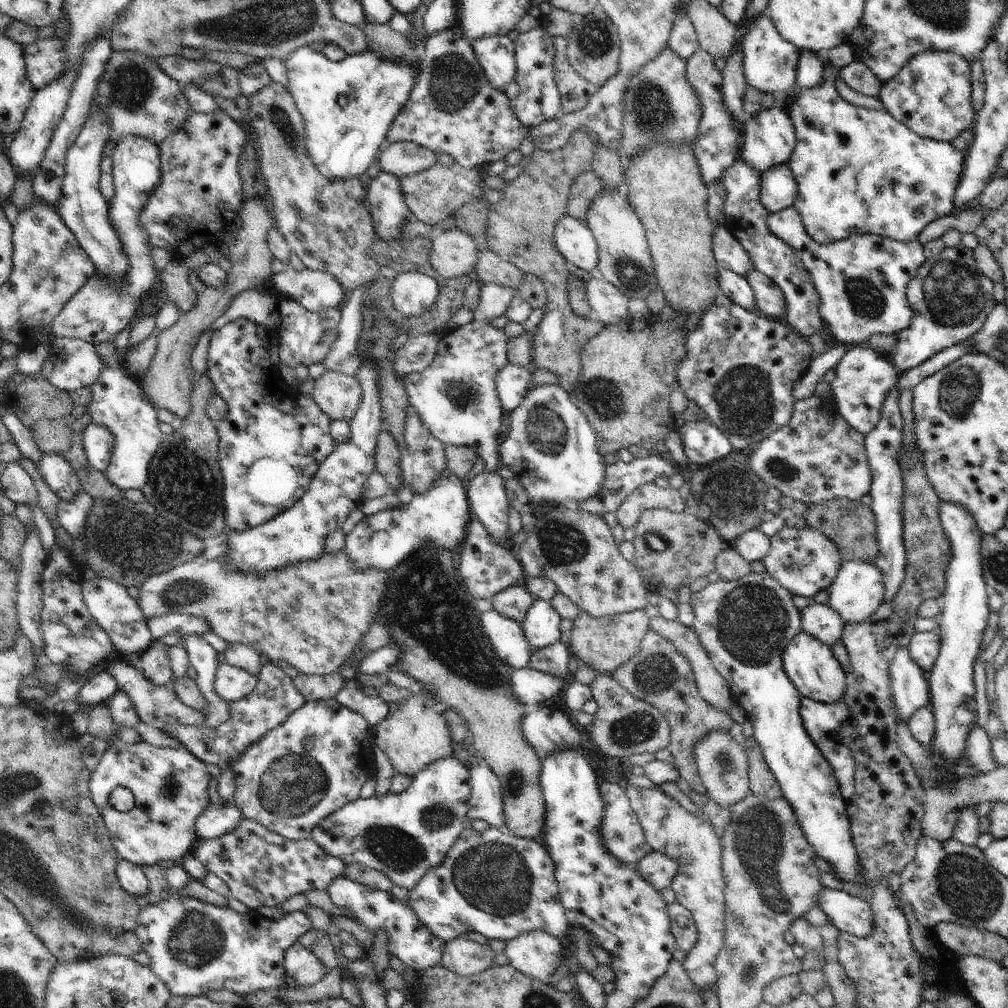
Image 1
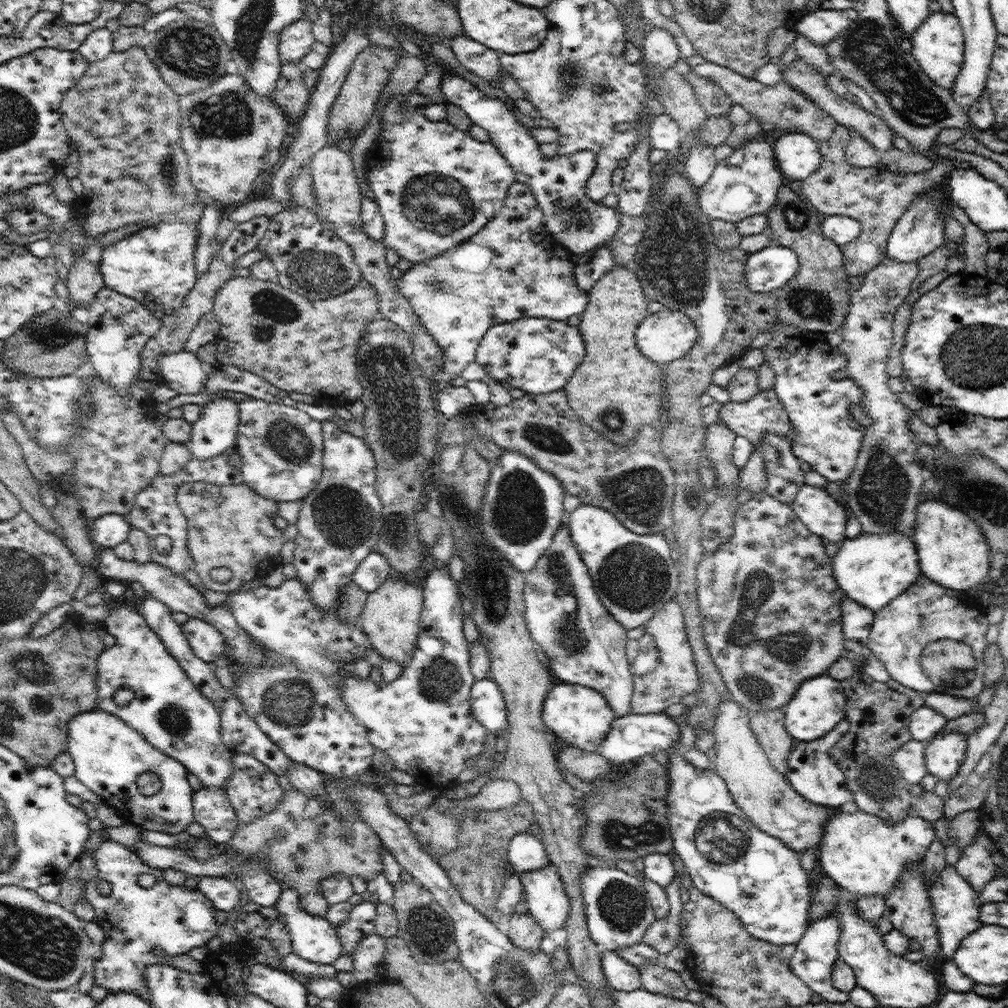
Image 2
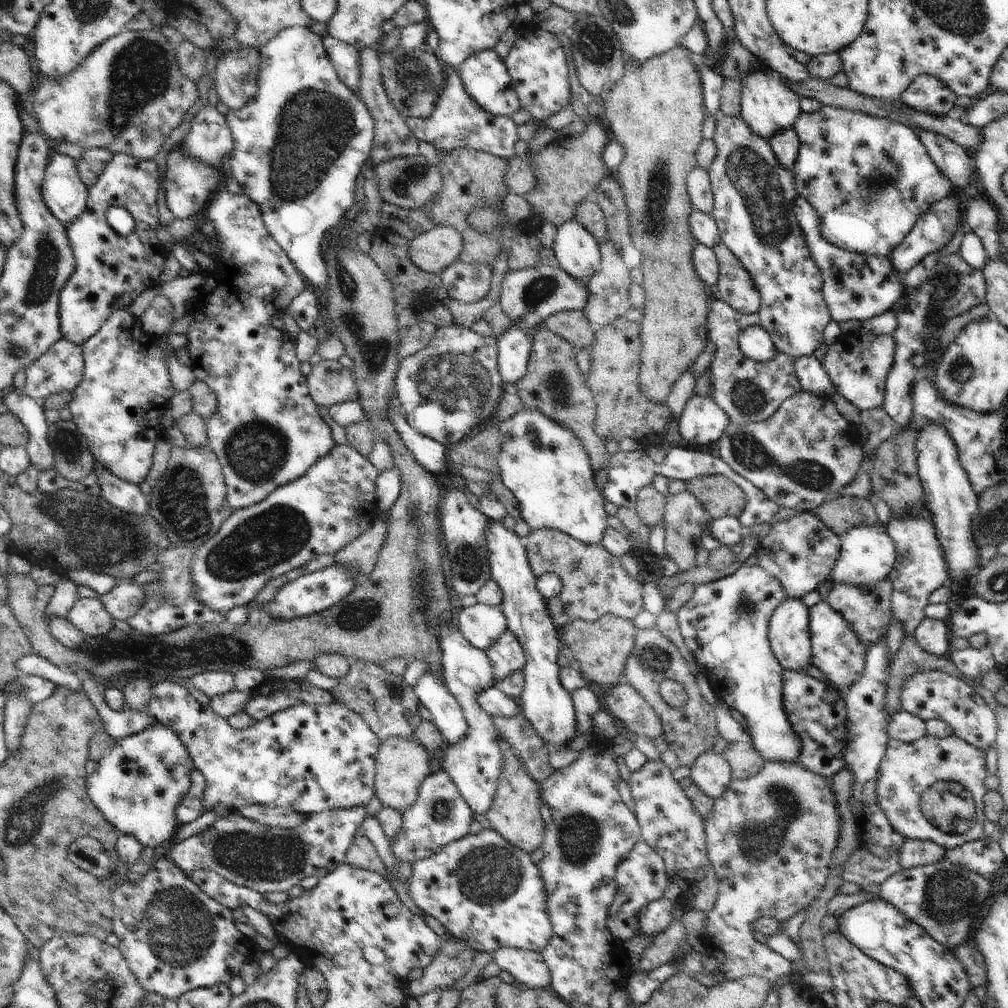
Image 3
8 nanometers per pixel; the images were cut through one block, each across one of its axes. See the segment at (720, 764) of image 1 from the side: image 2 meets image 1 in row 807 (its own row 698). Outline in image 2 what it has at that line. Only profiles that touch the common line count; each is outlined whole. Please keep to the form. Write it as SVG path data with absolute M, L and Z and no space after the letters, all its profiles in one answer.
M722 698L712 731L715 737L713 748L716 749L714 771L724 780L734 802L760 830L782 840L798 854L806 850L817 851L824 823L836 810L816 804L792 789L785 774L771 766L750 722L750 713L744 706L732 698Z

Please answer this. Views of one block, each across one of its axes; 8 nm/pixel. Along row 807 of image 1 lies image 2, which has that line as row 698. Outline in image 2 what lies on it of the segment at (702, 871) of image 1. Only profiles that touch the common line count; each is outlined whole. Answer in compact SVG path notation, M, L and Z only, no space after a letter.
M675 598L664 603L643 627L644 634L638 639L638 654L632 663L634 692L630 711L633 714L662 714L665 708L696 692L700 687L700 676L692 646L688 642L681 606Z

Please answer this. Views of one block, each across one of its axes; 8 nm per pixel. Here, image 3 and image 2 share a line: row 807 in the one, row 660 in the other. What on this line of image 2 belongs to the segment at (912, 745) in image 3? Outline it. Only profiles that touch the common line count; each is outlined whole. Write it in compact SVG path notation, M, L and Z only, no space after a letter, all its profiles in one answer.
M920 573L920 576L916 578L916 581L914 581L908 589L904 590L904 592L894 598L894 600L891 600L882 610L875 612L874 622L872 623L872 628L869 634L868 648L870 648L874 653L874 656L886 666L886 670L888 670L892 680L896 680L896 682L900 682L900 684L908 686L908 688L912 688L912 690L916 690L916 692L928 693L936 690L940 693L976 699L978 694L980 694L984 688L984 651L988 646L988 640L986 639L988 625L989 622L986 618L986 611L983 607L976 602L970 603L962 601L957 591L946 588L940 585L940 583L934 582L923 573Z

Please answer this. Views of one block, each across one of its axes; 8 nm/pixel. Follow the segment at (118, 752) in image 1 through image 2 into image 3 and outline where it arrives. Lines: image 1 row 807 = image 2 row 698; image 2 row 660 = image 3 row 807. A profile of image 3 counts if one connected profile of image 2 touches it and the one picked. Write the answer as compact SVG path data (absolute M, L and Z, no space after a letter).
M157 720L156 724L146 727L142 732L116 741L112 750L97 762L95 771L87 776L87 791L104 818L119 833L133 836L143 847L150 846L154 849L156 846L171 845L180 830L175 810L191 787L194 768L192 757L180 737Z

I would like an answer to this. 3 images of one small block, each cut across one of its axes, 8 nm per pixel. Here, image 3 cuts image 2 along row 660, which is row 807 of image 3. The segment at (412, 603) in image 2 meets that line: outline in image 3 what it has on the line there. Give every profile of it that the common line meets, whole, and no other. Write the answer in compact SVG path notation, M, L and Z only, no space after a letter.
M391 736L380 743L375 764L375 790L384 807L392 807L402 814L418 798L420 785L431 773L429 752L414 739Z

